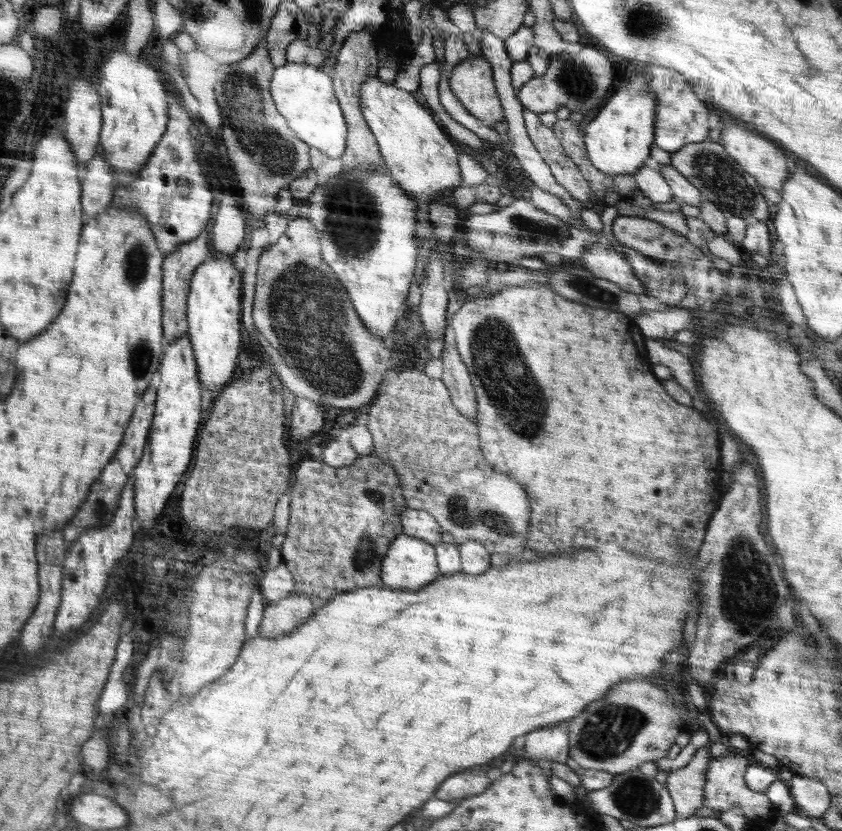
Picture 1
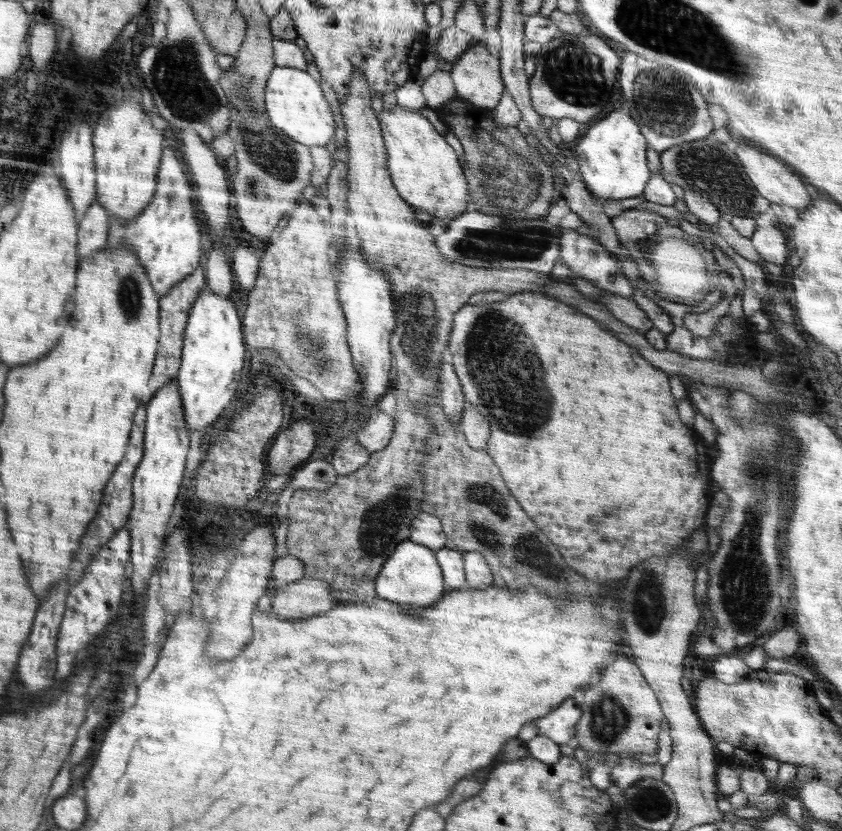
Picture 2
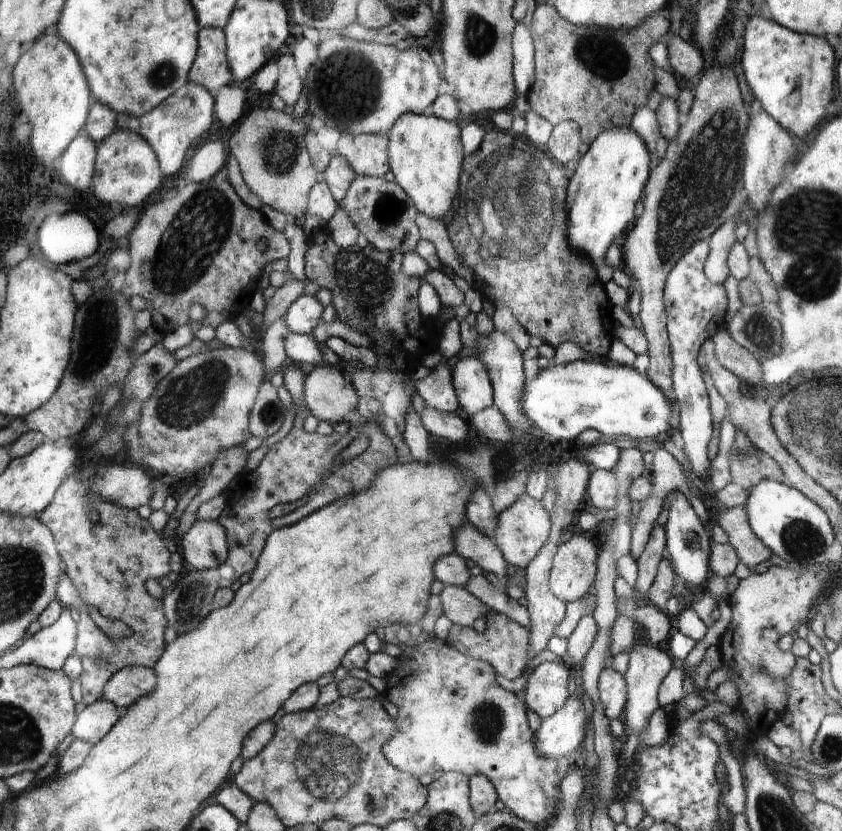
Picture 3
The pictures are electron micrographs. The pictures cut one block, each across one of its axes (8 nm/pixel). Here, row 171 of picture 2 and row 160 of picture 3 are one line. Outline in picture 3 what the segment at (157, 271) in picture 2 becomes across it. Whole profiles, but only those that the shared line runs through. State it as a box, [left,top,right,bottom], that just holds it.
[117,82,215,178]

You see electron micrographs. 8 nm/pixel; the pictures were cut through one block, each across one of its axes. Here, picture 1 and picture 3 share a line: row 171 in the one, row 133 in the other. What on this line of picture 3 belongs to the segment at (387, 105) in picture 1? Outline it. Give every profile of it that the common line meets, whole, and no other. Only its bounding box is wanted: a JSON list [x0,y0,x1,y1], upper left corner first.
[387,113,464,220]

